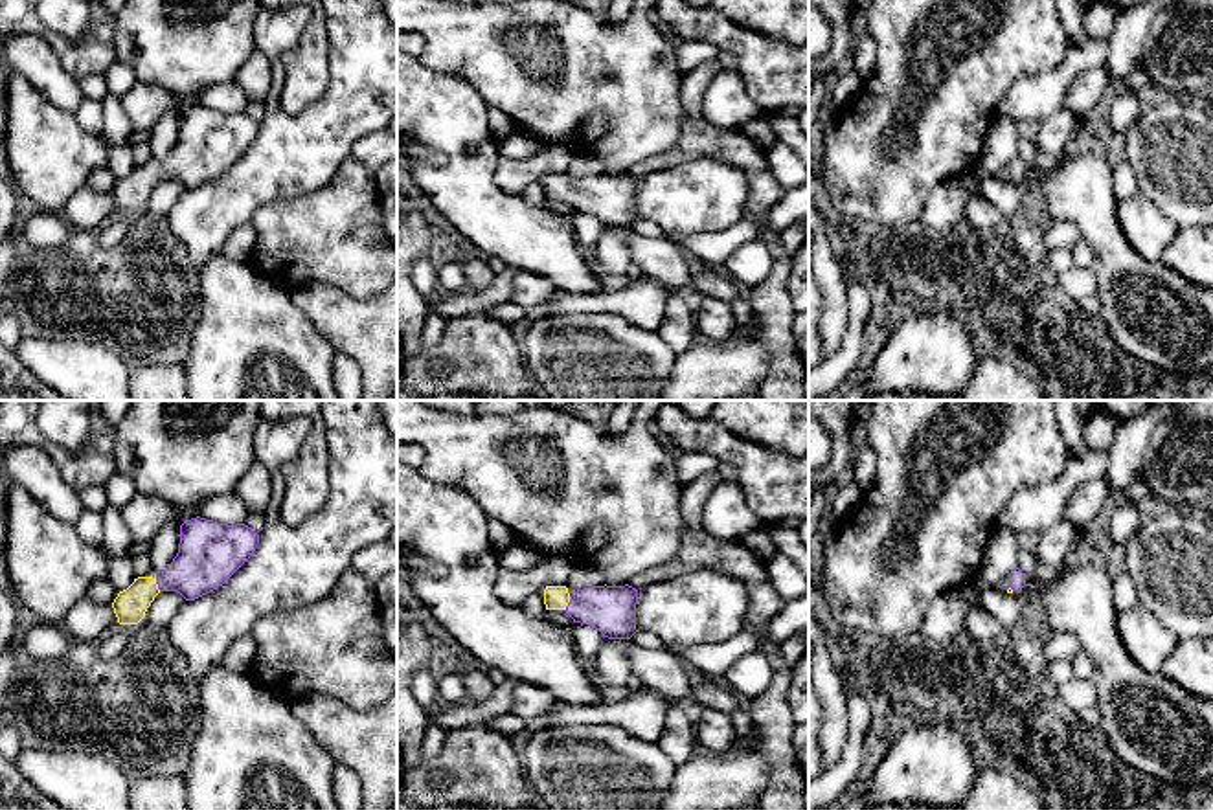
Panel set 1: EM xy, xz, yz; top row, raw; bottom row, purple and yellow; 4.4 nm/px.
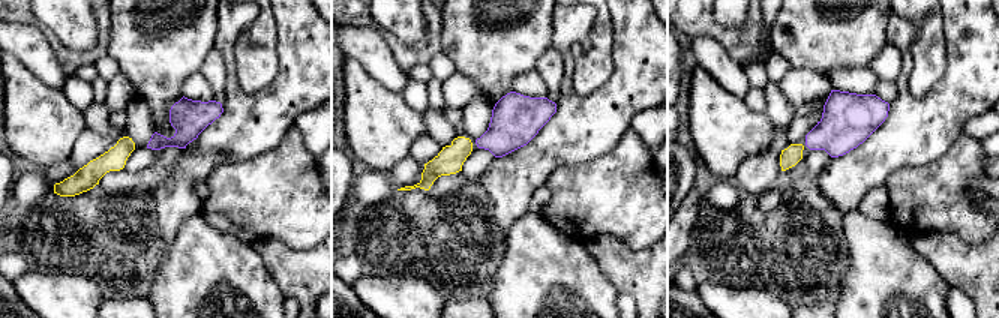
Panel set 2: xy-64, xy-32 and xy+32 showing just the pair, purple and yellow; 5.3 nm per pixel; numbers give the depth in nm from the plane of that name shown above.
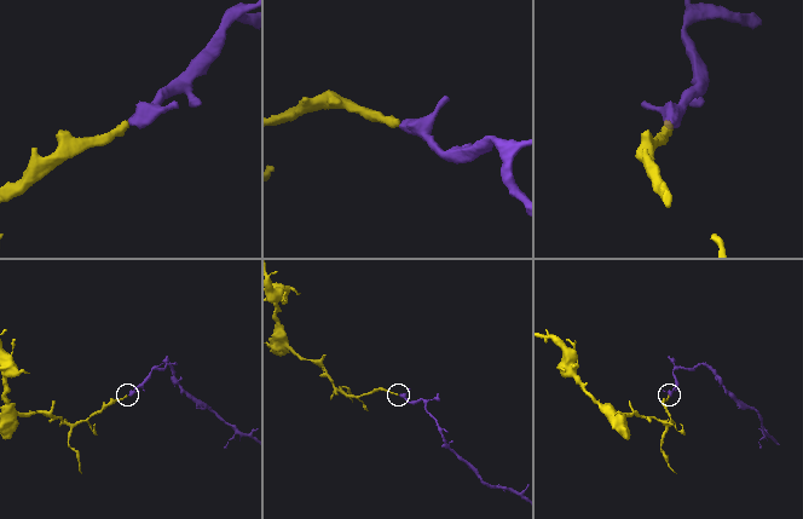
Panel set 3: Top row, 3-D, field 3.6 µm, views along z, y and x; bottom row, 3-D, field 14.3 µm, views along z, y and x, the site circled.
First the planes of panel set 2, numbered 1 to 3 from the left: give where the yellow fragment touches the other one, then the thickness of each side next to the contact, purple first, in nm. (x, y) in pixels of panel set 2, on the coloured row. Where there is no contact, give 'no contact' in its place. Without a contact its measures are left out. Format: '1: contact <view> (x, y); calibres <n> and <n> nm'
1: no contact
2: no contact
3: no contact

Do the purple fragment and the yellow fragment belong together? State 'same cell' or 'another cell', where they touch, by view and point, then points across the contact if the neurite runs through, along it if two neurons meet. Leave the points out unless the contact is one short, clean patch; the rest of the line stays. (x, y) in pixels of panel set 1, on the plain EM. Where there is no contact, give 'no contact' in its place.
same cell; contact xy (157, 171); way xy (206, 146), (190, 162), (157, 171), (131, 193)

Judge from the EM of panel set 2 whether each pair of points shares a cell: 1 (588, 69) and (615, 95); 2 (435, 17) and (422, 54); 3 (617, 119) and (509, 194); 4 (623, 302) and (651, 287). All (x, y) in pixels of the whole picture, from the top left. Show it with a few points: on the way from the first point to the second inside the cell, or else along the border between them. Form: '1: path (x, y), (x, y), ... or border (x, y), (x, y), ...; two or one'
1: border (612, 50), (612, 74), (593, 92), (578, 95); two
2: path (435, 26), (431, 45); one
3: path (590, 126), (560, 141), (534, 167); one
4: border (618, 293), (626, 293), (635, 302); two

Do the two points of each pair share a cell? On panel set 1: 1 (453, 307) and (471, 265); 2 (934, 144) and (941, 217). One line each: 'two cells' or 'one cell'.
1: two cells
2: two cells

